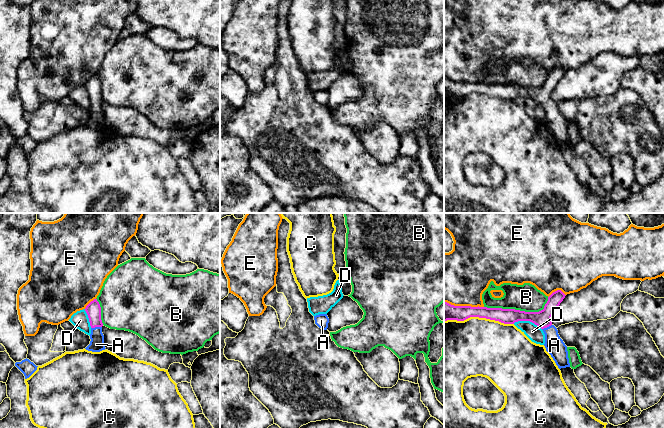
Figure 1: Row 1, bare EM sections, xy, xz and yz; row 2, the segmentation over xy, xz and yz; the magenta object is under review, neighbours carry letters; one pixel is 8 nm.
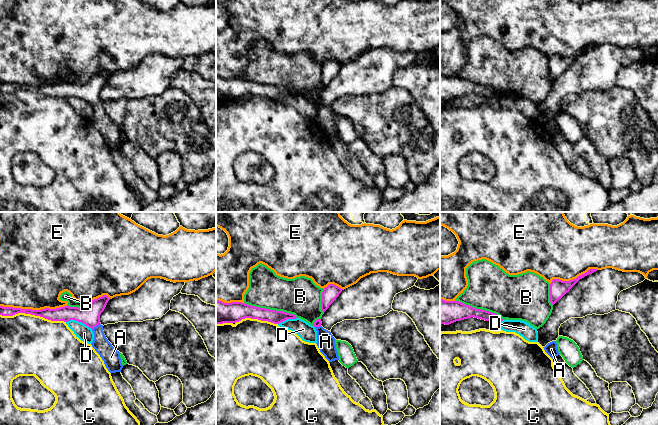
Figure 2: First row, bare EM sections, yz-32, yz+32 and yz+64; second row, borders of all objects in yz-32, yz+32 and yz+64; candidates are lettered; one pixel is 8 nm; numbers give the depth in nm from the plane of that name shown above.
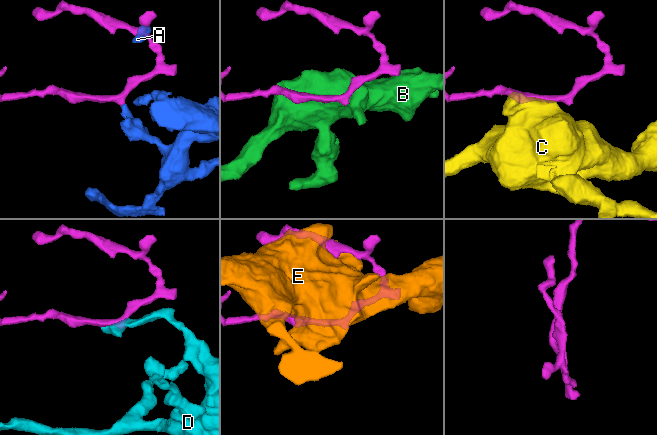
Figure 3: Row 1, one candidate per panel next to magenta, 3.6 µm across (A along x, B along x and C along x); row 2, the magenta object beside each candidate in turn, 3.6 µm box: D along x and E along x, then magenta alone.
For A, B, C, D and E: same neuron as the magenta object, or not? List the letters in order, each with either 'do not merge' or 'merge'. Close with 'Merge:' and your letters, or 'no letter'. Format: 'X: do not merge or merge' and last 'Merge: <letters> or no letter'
A: merge
B: do not merge
C: do not merge
D: do not merge
E: do not merge
Merge: A

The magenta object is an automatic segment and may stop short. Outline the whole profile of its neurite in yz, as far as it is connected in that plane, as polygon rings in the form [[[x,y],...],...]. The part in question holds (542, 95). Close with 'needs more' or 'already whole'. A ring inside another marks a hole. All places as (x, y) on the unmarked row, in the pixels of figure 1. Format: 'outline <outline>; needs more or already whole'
outline [[[561,66],[553,68],[539,88],[525,88],[515,85],[454,82],[444,78],[444,97],[464,97],[470,93],[486,94],[504,100],[518,97],[530,97],[541,104],[545,110],[545,124],[559,145],[570,143],[567,122],[560,114],[557,104],[552,100],[551,93],[565,74]]]; needs more

